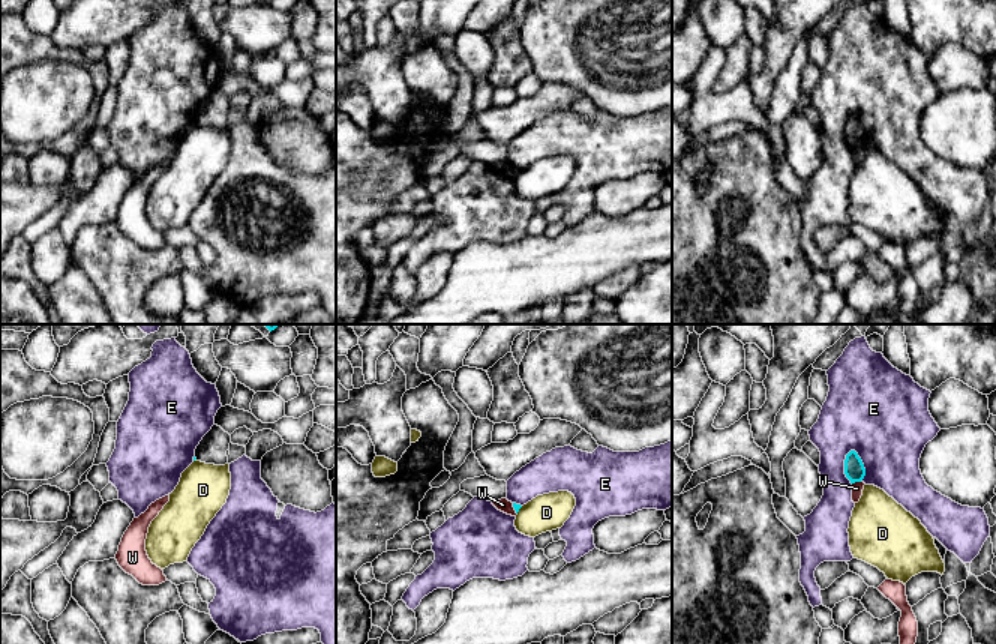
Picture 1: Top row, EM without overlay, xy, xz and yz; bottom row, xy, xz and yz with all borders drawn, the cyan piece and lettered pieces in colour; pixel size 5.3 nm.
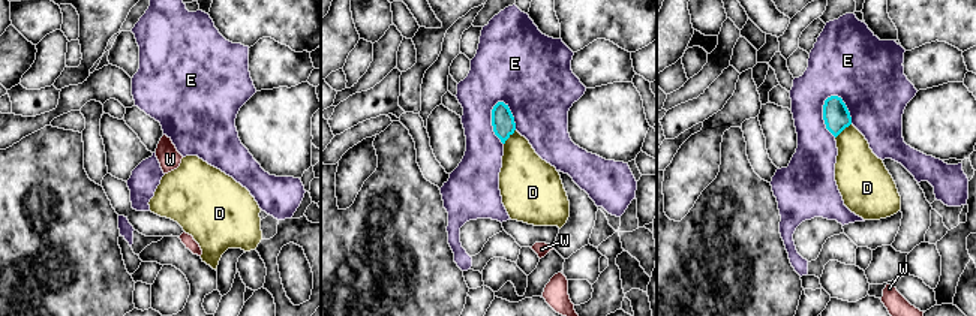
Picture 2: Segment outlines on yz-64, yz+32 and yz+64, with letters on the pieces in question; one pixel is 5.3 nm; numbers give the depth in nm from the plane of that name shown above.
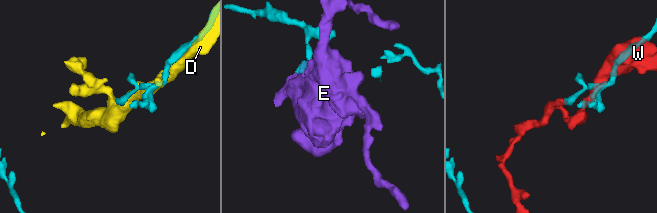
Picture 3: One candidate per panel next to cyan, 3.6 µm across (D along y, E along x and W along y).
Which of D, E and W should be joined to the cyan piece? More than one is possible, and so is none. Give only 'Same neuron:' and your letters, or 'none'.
Same neuron: none

